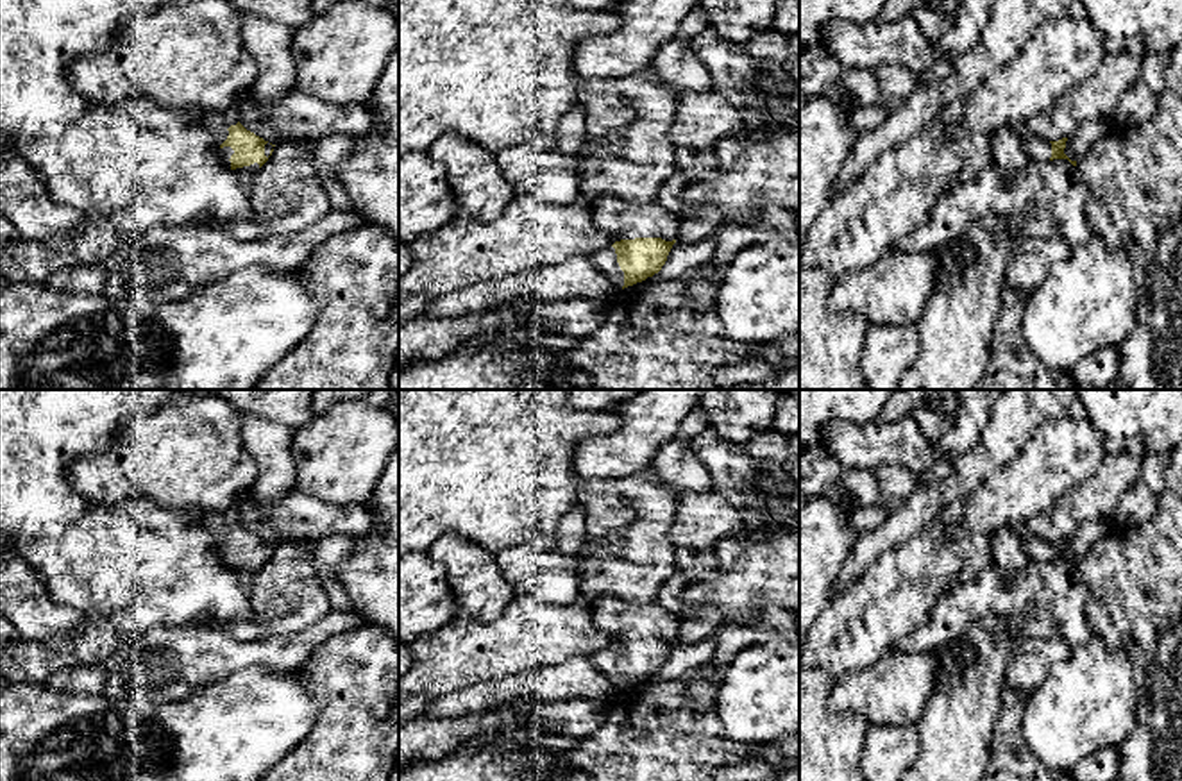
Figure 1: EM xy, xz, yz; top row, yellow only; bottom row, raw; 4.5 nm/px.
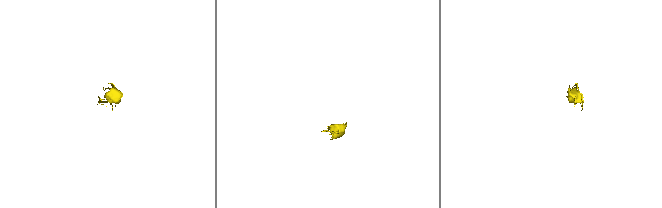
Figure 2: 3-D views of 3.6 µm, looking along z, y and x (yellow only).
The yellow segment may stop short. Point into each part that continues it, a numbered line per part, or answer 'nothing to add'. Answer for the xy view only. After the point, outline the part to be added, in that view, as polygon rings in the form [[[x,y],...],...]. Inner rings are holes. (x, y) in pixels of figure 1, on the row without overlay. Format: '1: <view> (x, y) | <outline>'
1: xy (220, 537) | [[[227,529],[225,531],[215,531],[213,534],[215,534],[215,549],[218,550],[220,558],[225,563],[225,567],[231,568],[231,561],[229,559],[234,554],[234,550],[231,547],[224,547],[224,549],[220,547],[227,540],[229,531]]]

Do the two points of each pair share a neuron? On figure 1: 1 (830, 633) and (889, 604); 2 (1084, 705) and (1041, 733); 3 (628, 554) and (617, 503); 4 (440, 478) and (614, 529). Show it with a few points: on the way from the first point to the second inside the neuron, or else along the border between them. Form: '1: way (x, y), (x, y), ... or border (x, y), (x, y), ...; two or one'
1: way (844, 619), (875, 613); one
2: way (1073, 713), (1052, 728); one
3: way (628, 542), (628, 520), (623, 515); one
4: border (583, 487), (580, 503); two

